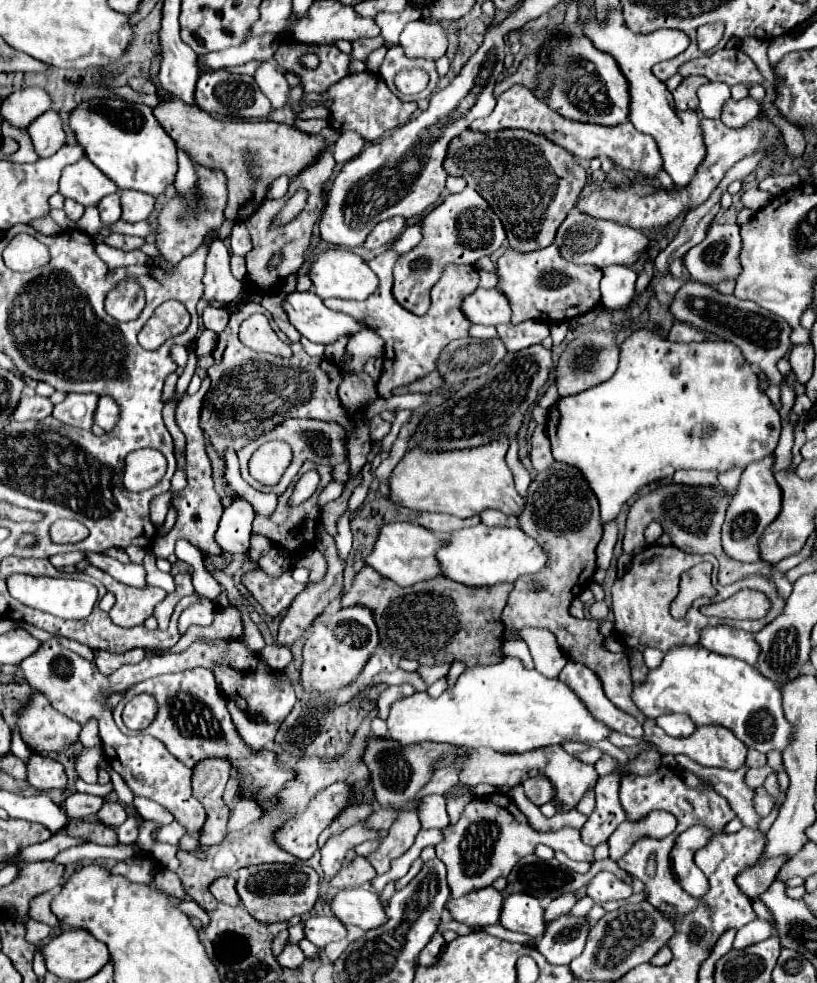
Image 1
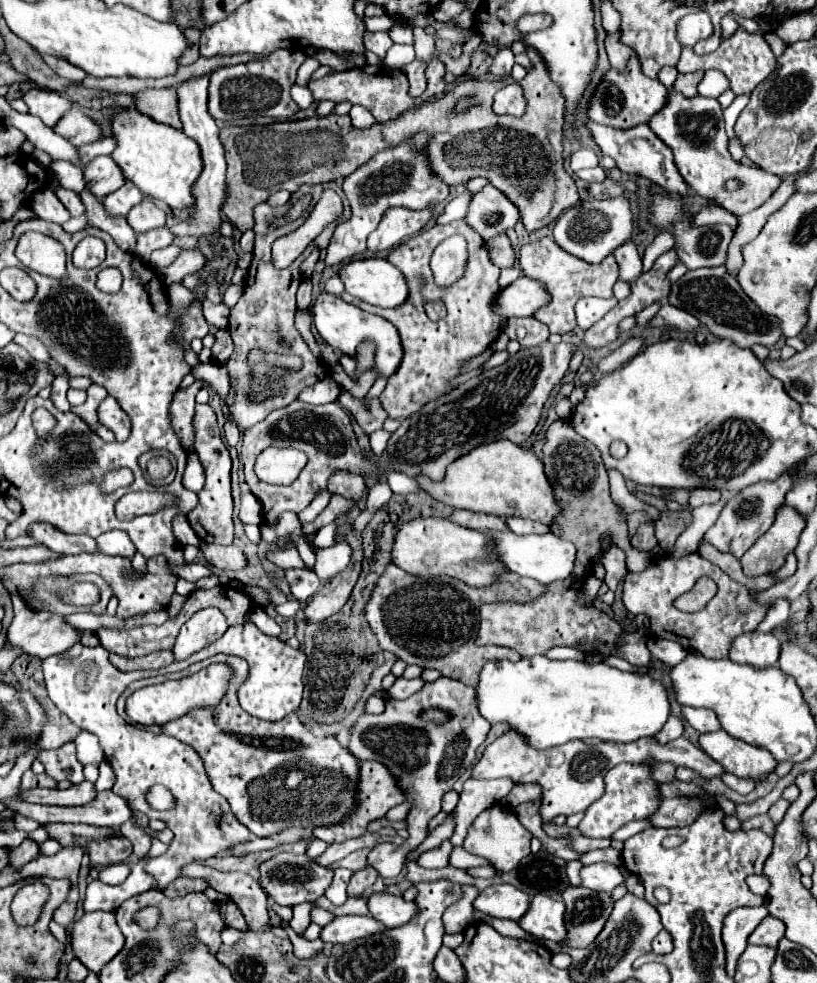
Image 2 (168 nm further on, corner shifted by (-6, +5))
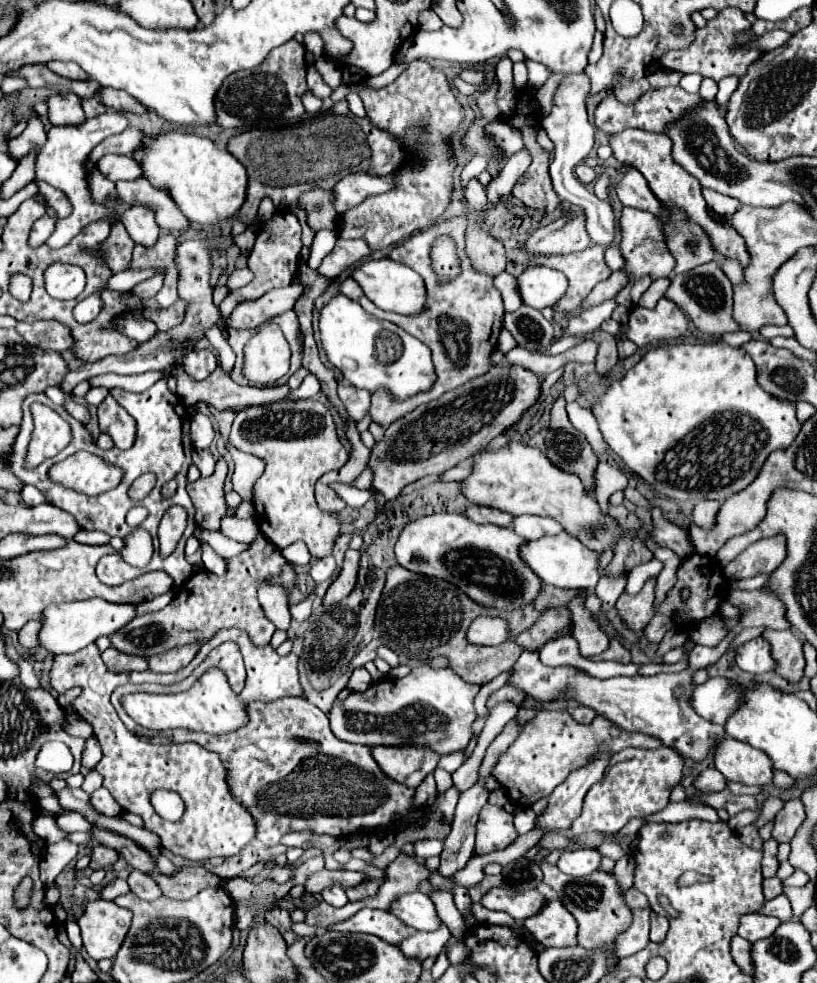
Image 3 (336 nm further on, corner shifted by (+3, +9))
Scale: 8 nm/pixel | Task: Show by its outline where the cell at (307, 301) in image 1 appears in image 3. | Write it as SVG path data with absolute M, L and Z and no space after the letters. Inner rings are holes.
M346 295L334 297L320 311L320 339L330 363L340 369L342 377L356 389L370 393L384 389L394 401L402 401L428 391L436 381L430 349L420 339L390 321L376 319Z

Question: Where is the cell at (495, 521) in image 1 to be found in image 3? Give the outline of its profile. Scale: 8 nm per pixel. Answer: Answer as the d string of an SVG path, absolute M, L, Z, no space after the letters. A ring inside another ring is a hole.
M520 515L514 519L512 529L522 535L524 539L532 541L544 535L558 535L562 533L562 525L550 517L536 517L536 515Z

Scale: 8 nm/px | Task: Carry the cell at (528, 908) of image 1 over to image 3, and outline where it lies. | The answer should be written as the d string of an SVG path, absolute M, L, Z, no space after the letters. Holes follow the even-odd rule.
M558 899L548 901L546 907L538 915L526 919L524 927L544 947L574 947L574 945L578 945L578 941L576 941L578 923L574 921L572 913L566 907L562 907L562 903Z

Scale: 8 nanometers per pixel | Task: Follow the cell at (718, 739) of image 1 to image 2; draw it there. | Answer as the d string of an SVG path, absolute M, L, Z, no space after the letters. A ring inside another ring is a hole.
M723 729L701 735L699 747L709 757L713 757L713 761L721 763L727 773L733 773L737 777L759 779L763 773L771 773L777 765L767 749L743 743L741 739L733 739Z

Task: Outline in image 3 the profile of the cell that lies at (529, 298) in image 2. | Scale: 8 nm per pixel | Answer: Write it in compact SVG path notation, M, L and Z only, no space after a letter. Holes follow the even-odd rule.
M532 267L518 277L518 287L524 305L542 309L554 307L568 289L566 275L550 267Z

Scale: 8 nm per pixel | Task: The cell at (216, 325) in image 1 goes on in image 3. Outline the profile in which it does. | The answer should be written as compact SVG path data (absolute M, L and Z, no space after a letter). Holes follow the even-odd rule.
M194 349L186 353L182 365L192 379L202 381L216 369L216 353L214 349Z

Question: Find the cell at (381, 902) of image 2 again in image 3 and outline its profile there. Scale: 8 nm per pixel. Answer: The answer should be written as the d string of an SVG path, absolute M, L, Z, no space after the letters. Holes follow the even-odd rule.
M422 891L402 895L398 901L392 903L388 911L396 917L402 917L408 927L414 927L418 931L434 931L438 929L438 925L442 925L432 899Z

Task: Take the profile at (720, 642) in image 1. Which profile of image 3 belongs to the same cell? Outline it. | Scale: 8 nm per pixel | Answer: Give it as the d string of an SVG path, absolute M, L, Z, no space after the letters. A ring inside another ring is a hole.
M762 637L750 639L742 647L738 647L736 663L742 671L748 671L748 673L768 673L776 669L770 643L764 641Z

